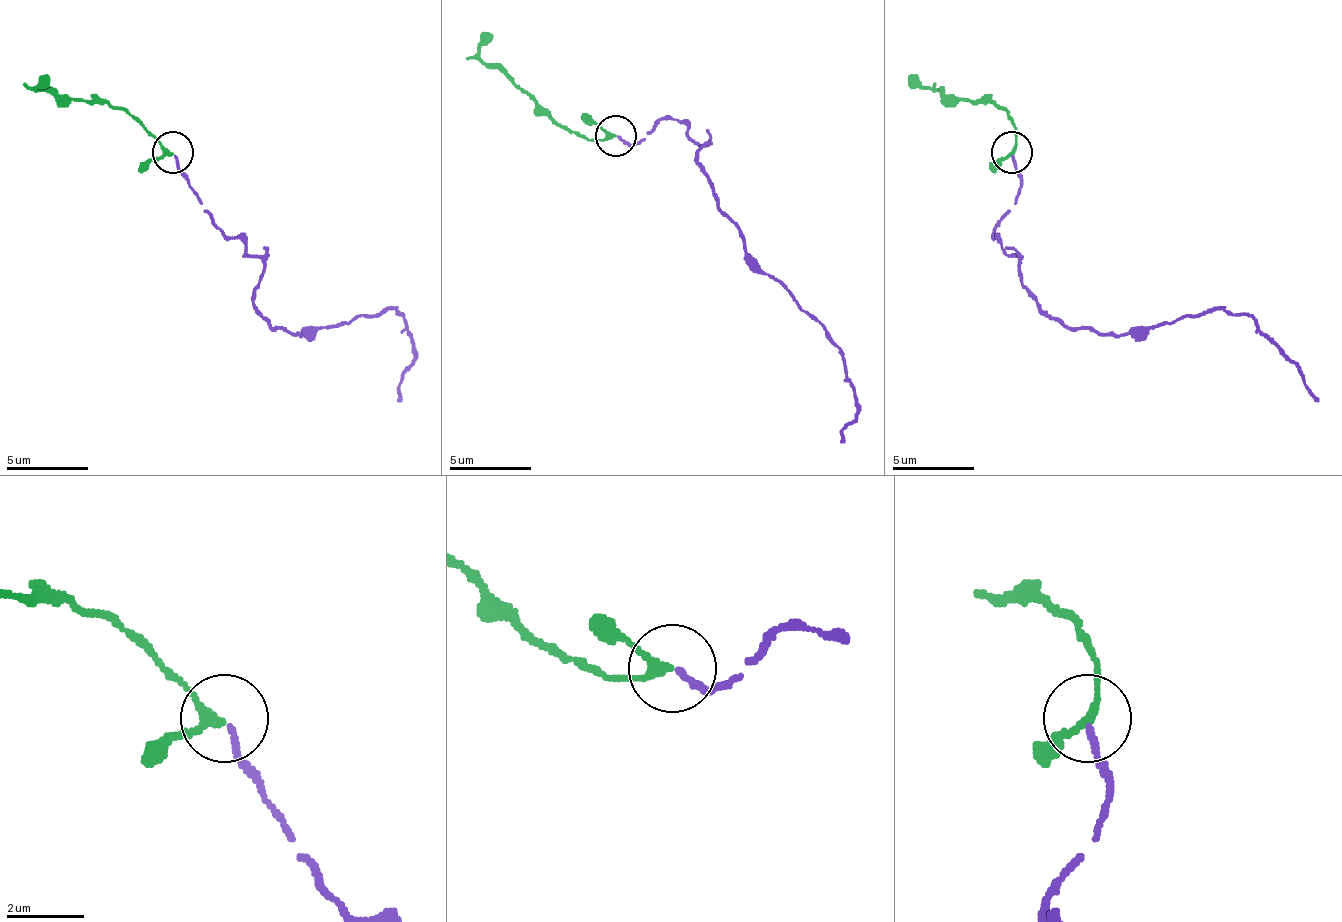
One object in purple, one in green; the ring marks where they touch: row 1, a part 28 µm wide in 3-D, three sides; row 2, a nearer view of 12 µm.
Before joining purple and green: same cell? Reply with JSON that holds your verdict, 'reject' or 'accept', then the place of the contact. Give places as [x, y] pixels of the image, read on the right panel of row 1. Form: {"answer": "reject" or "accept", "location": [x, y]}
{"answer": "accept", "location": [1012, 152]}

